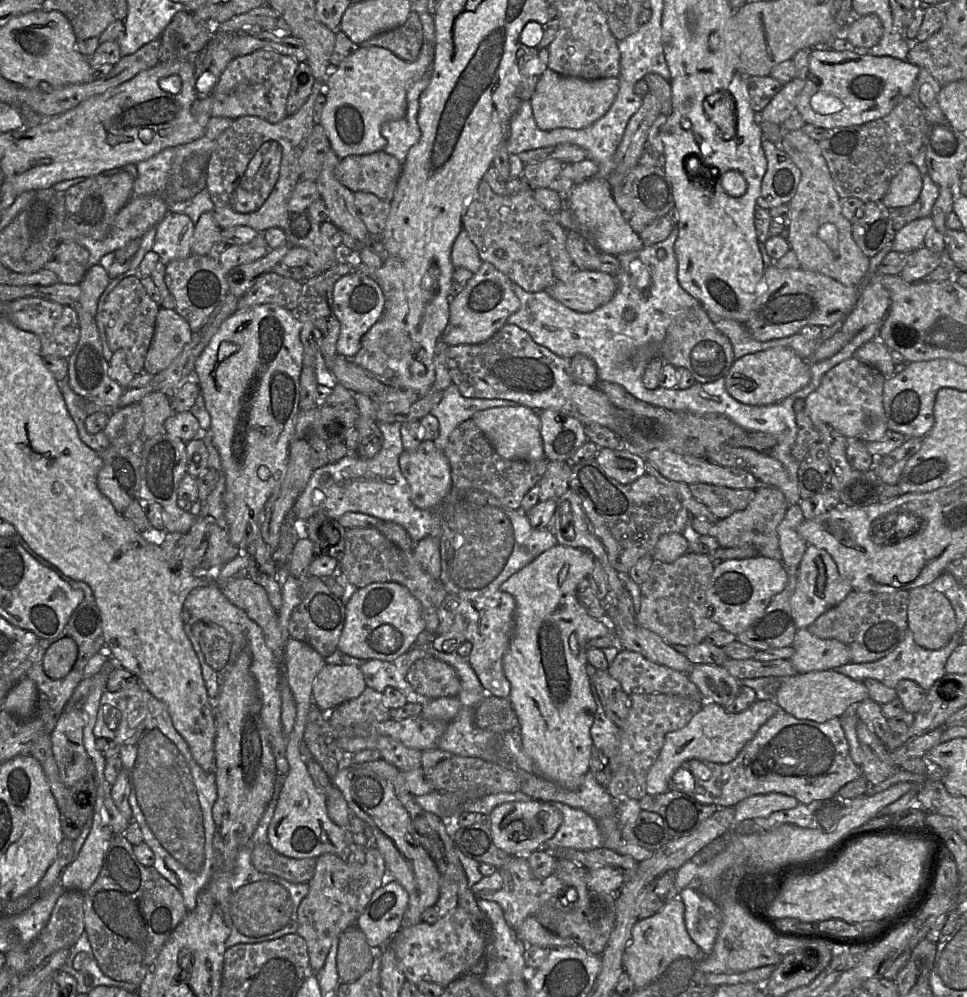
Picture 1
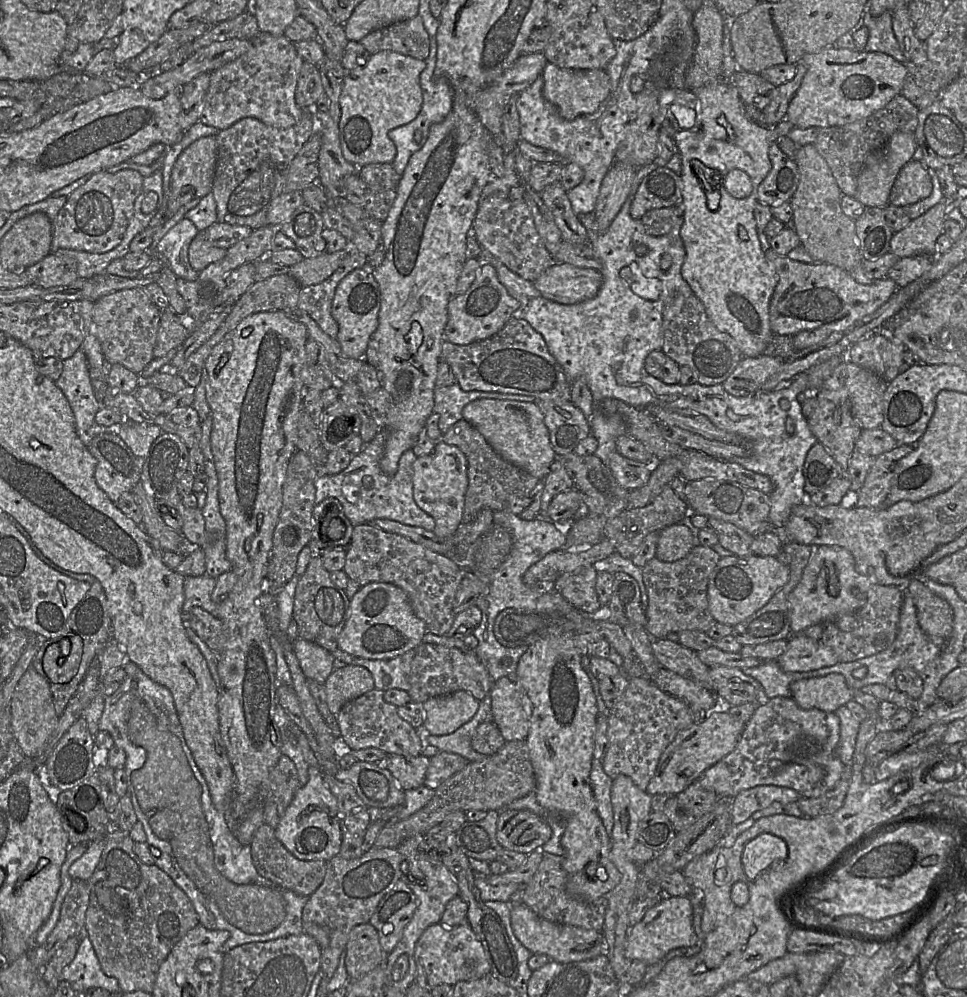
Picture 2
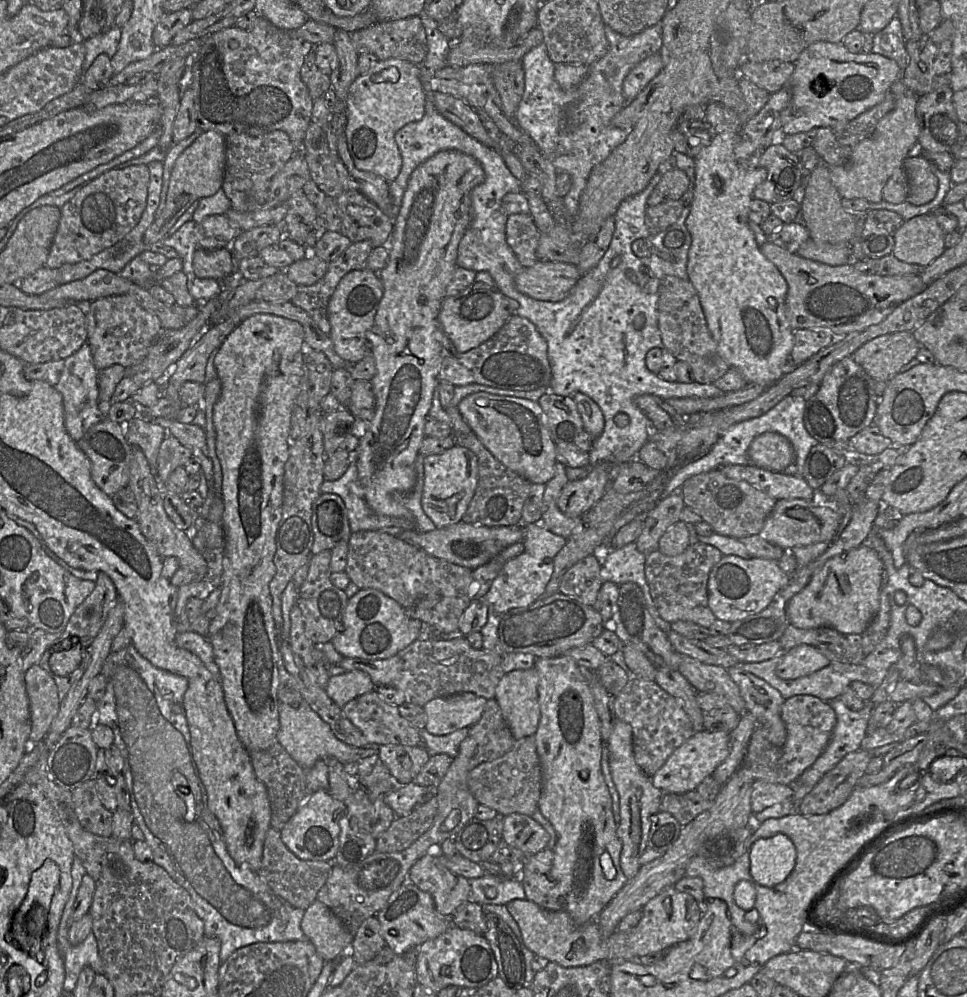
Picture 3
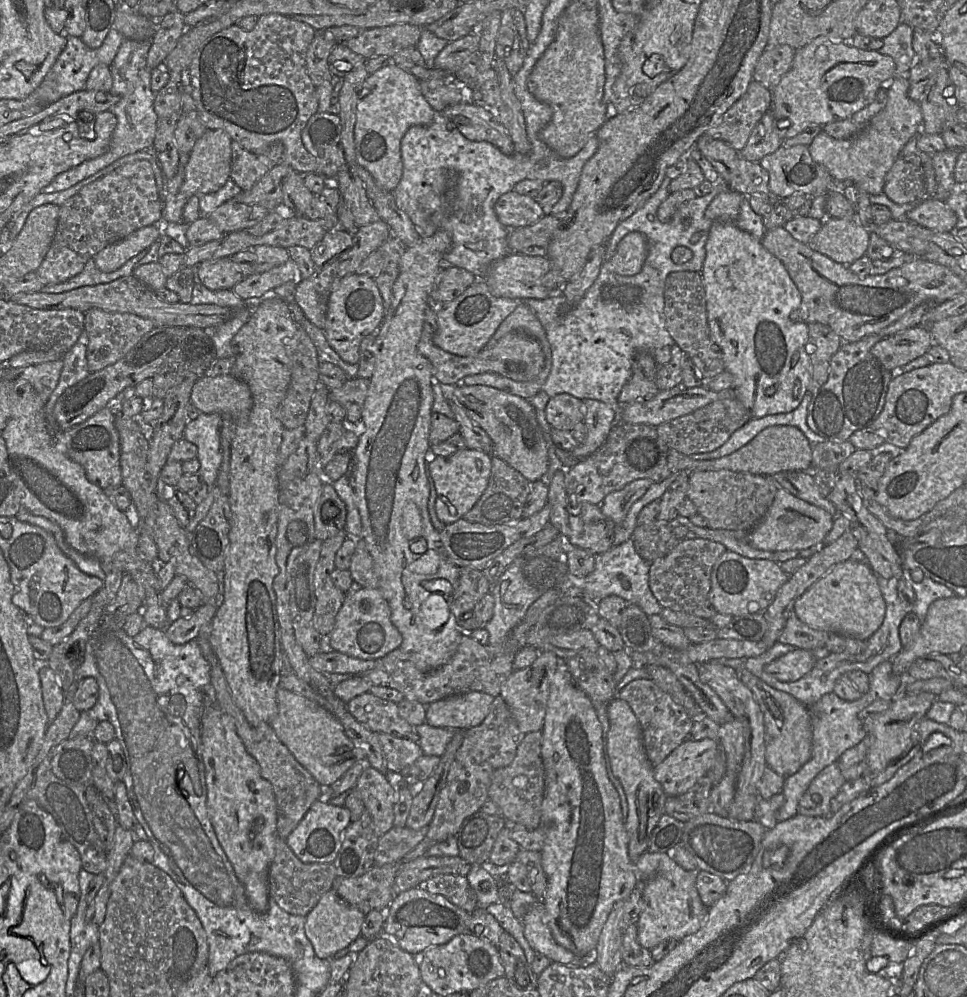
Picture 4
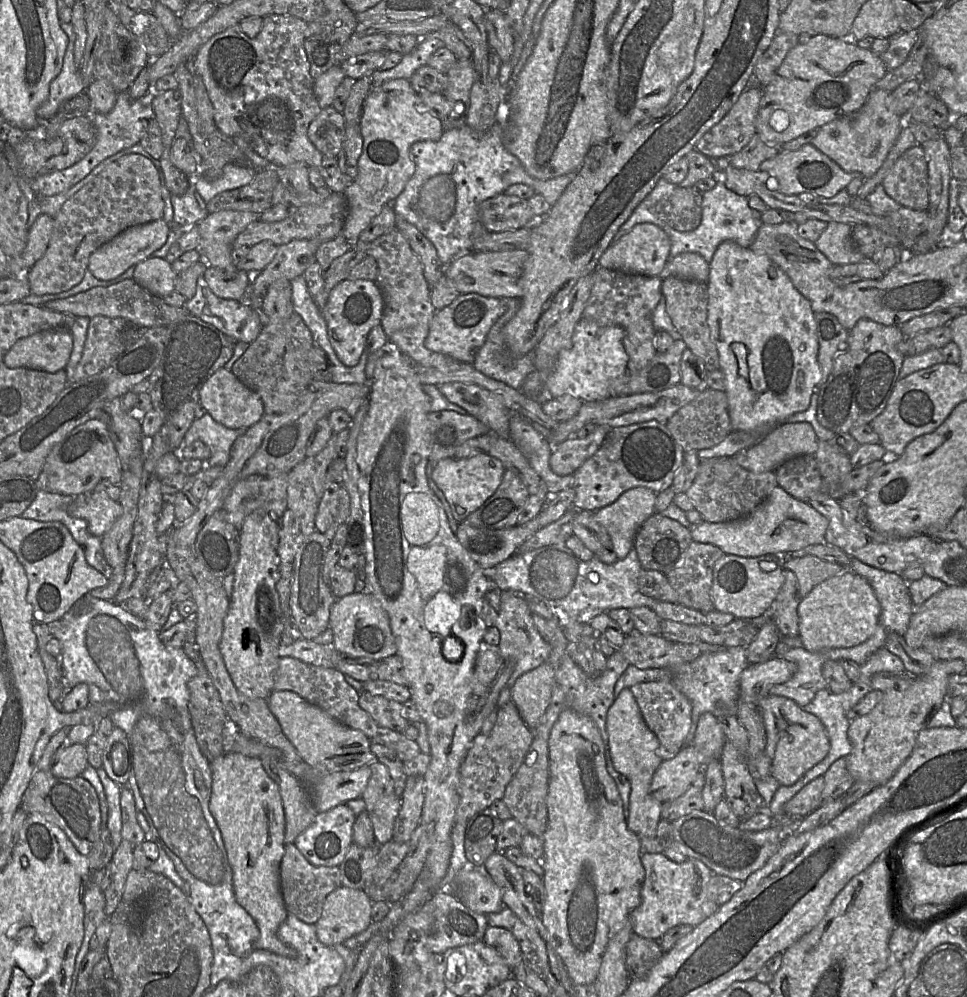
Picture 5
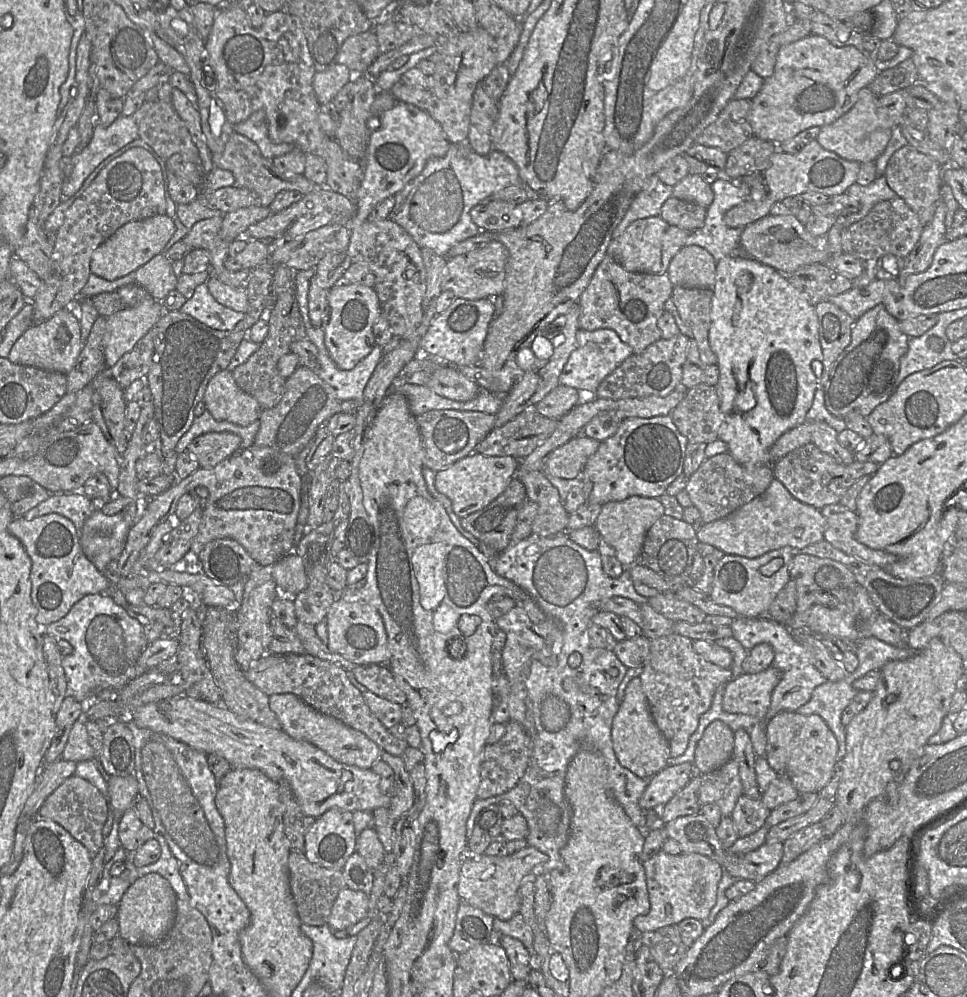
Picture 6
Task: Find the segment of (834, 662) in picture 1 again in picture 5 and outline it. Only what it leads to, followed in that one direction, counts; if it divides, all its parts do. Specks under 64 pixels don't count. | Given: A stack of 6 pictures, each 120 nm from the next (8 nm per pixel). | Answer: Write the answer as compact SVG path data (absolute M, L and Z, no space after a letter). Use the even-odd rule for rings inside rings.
M780 657L749 665L740 675L739 700L759 707L760 700L770 694L771 687L789 681L797 669L796 663Z

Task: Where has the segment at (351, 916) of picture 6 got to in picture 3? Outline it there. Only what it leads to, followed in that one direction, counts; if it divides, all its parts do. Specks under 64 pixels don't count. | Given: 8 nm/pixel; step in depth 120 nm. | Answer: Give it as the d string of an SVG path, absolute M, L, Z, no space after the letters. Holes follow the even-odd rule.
M318 900L306 909L301 929L325 962L337 961L348 953L354 938L354 933Z

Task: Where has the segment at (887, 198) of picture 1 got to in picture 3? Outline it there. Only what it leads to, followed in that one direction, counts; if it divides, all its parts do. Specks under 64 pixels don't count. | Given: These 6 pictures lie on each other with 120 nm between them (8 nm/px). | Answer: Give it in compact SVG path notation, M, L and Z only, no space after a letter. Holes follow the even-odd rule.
M922 155L910 156L904 160L903 168L909 182L906 201L913 205L930 202L938 190L938 179L931 170L930 162Z

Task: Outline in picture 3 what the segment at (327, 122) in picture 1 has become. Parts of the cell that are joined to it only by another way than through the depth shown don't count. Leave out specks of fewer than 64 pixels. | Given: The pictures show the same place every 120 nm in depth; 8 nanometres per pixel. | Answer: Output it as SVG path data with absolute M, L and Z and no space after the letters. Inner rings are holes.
M379 60L351 84L346 98L344 133L354 165L359 170L377 174L387 182L392 182L399 175L402 156L395 134L408 123L421 120L425 114L426 94L420 71L419 65L407 60Z

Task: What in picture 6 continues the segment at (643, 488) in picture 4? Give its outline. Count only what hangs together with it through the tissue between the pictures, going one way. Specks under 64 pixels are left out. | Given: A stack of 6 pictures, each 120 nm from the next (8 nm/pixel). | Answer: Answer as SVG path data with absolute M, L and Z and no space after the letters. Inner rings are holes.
M630 496L623 501L604 504L594 526L601 538L615 550L621 565L630 567L639 561L647 531L663 515L664 507L658 498Z

